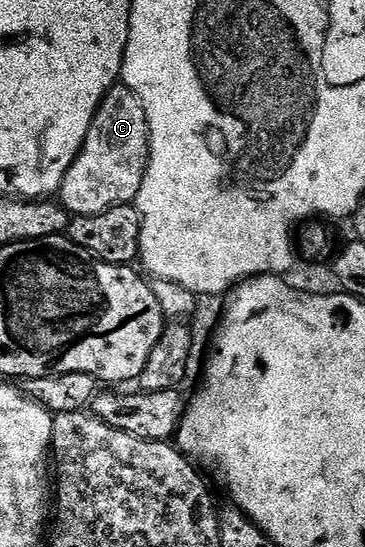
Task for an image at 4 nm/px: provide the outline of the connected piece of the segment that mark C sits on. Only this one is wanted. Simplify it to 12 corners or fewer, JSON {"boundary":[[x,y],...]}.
{"boundary":[[110,88],[57,193],[71,216],[131,204],[147,115]]}

